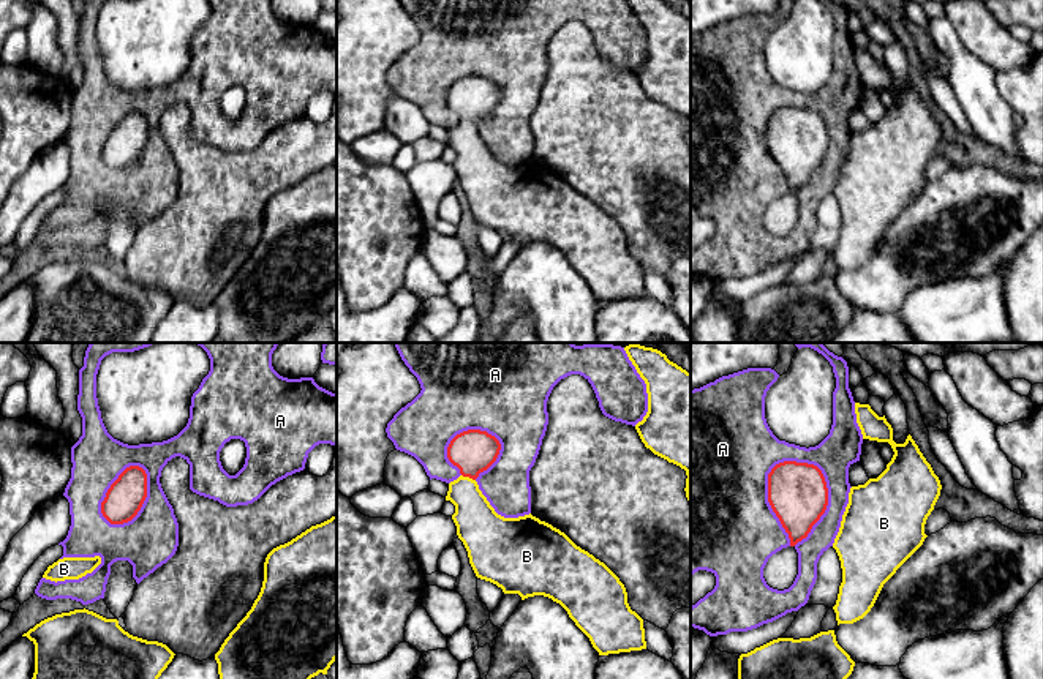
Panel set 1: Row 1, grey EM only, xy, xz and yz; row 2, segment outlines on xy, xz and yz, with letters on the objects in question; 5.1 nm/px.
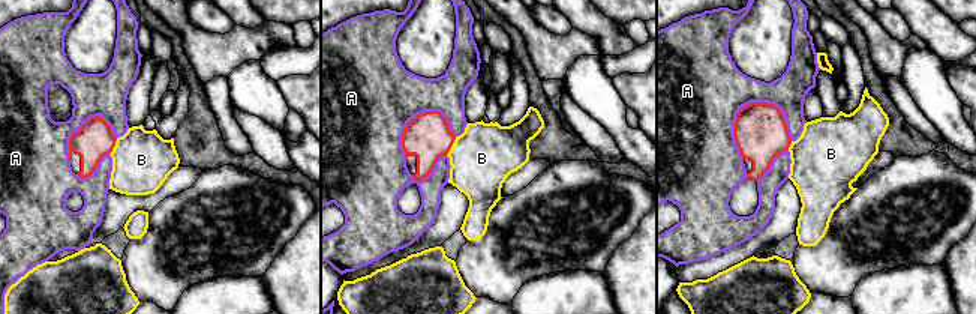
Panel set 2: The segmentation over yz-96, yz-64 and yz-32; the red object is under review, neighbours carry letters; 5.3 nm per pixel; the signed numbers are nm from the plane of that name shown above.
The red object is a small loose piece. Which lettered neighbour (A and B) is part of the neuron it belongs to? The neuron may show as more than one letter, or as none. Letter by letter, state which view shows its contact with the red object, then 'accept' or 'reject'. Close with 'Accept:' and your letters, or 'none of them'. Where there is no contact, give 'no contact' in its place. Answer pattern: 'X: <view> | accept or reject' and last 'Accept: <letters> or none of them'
A: yz | reject
B: xz | accept
Accept: B

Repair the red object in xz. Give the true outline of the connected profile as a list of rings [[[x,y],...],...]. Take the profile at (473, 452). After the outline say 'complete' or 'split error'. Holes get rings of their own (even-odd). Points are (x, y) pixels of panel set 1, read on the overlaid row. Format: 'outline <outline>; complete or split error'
outline [[[468,430],[457,434],[447,447],[449,461],[460,469],[461,475],[449,483],[446,501],[455,505],[452,520],[476,576],[496,584],[504,594],[518,594],[522,600],[544,595],[559,603],[575,625],[589,638],[599,655],[646,649],[643,619],[631,610],[624,584],[604,562],[577,546],[564,532],[531,513],[518,518],[504,518],[490,505],[476,478],[496,461],[499,450],[499,441],[480,430]]]; split error

